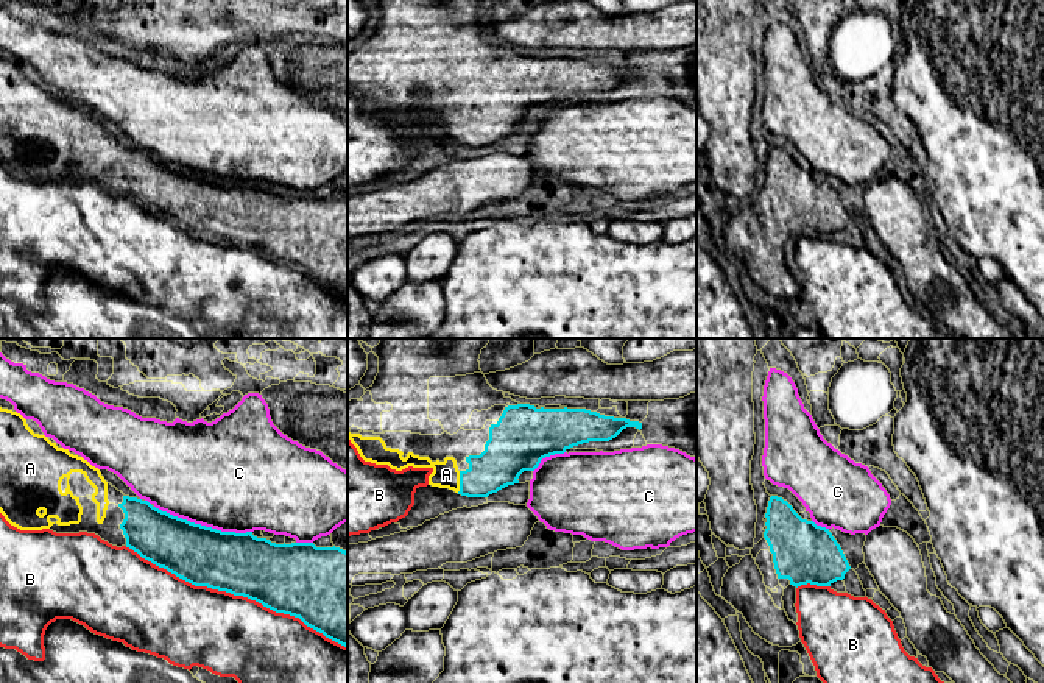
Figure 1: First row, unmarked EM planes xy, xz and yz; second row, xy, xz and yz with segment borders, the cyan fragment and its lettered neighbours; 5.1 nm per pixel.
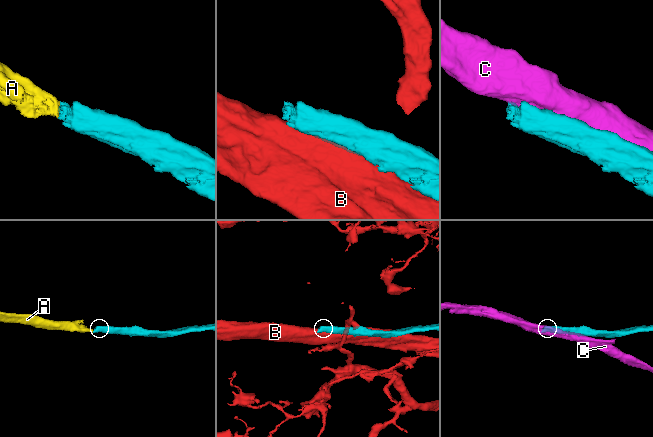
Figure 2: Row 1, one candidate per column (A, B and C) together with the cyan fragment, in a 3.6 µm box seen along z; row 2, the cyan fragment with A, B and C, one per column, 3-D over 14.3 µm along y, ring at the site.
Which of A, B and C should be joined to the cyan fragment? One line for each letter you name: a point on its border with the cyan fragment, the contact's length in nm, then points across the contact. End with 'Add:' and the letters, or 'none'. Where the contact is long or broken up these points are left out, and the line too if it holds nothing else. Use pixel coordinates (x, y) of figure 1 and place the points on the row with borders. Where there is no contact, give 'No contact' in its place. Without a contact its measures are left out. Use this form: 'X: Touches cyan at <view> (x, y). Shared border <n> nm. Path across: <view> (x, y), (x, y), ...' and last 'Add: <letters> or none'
A: Touches cyan at xz (460, 482). Shared border 110 nm. Path across: xz (502, 462), (480, 481), (460, 482), (446, 474)
Add: A

